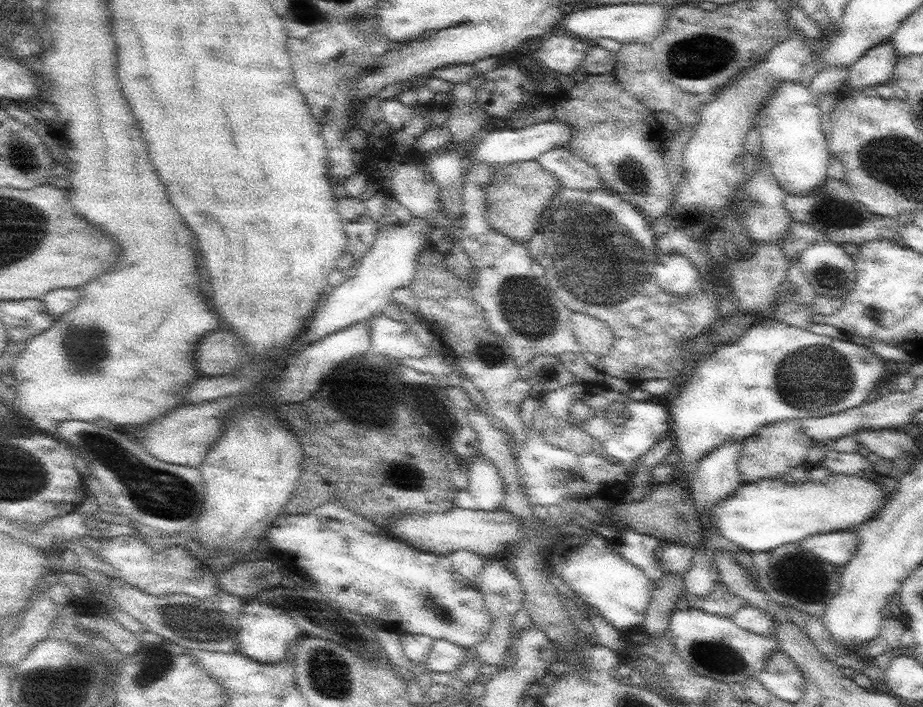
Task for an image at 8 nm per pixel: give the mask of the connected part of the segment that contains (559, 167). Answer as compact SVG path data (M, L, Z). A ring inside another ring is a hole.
M556 147L537 158L544 169L554 173L566 188L576 190L610 190L602 181L598 169L572 154L568 147Z

